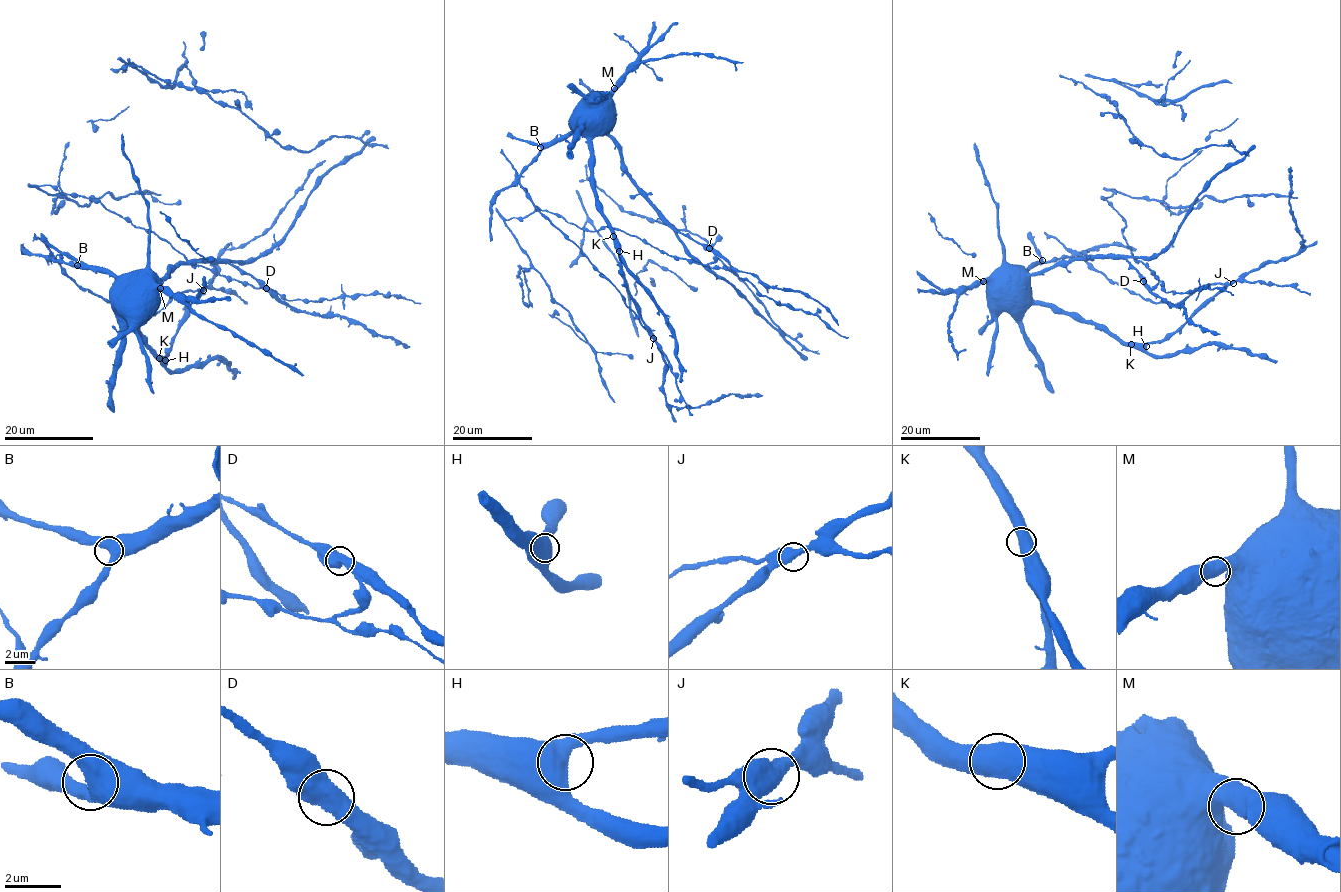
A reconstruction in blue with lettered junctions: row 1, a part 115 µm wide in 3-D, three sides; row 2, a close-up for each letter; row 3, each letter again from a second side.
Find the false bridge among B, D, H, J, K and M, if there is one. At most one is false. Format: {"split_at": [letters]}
{"split_at": []}

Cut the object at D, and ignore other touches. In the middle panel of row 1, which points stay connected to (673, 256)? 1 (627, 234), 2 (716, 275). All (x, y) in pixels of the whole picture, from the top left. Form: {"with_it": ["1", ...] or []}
{"with_it": ["1"]}

